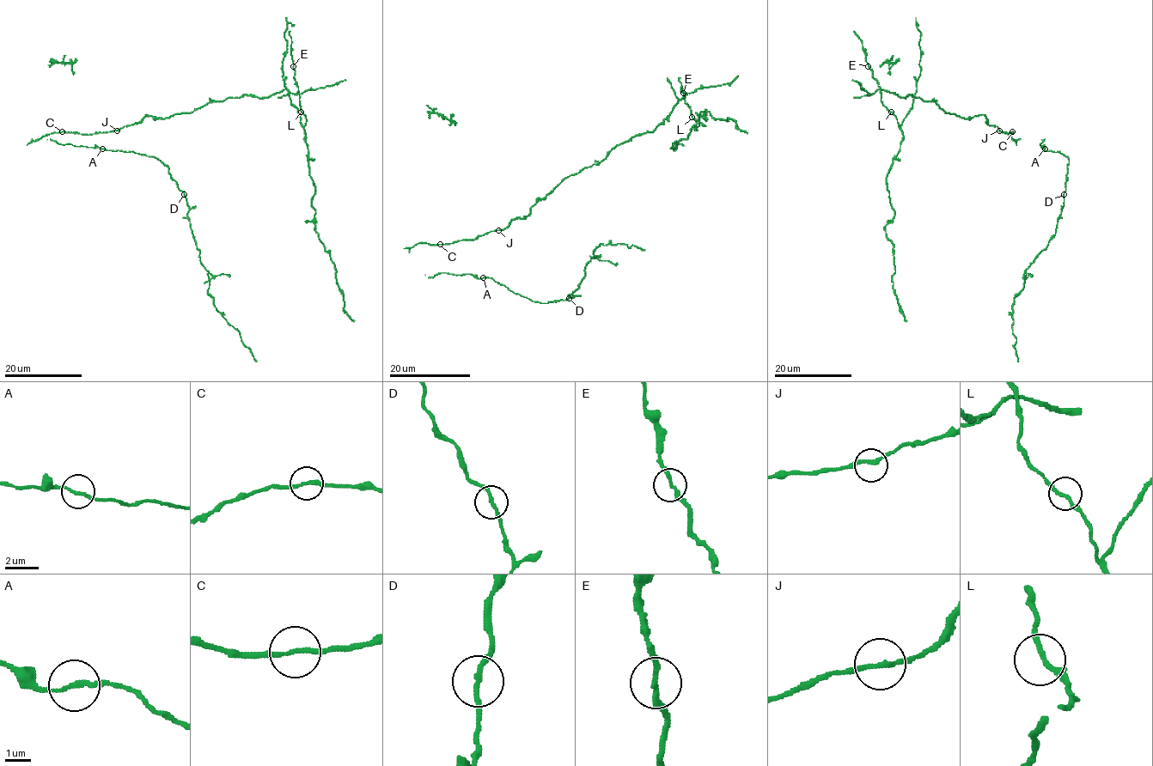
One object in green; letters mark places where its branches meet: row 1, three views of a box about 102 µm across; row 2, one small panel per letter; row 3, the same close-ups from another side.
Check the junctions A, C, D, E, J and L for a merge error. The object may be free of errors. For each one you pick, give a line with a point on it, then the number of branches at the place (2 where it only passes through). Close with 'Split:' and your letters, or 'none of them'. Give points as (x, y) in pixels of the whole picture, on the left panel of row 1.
Split: none of them

